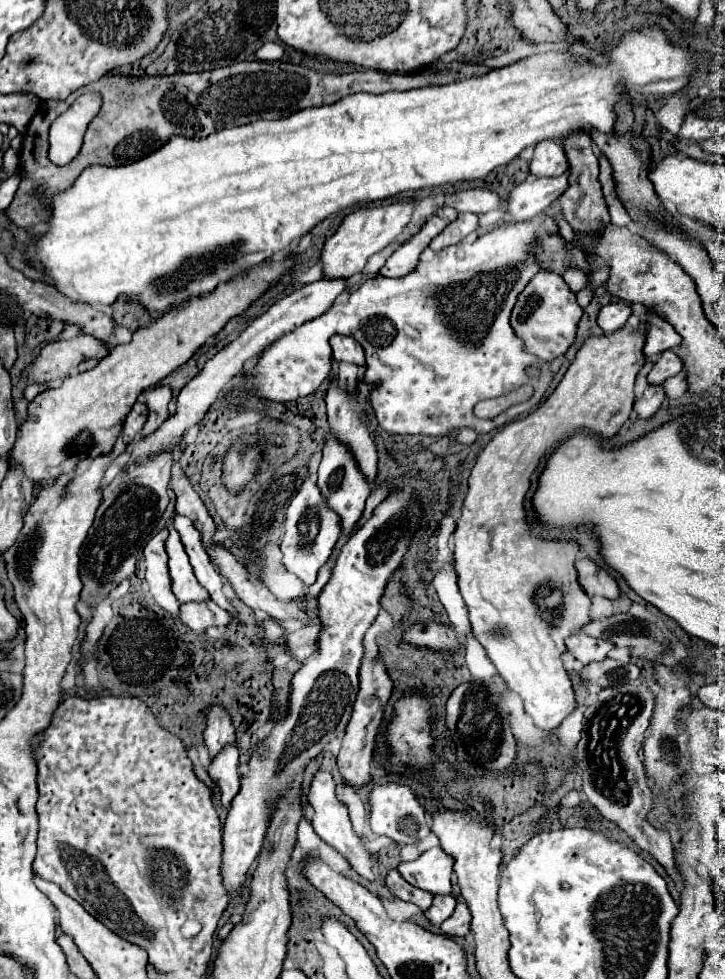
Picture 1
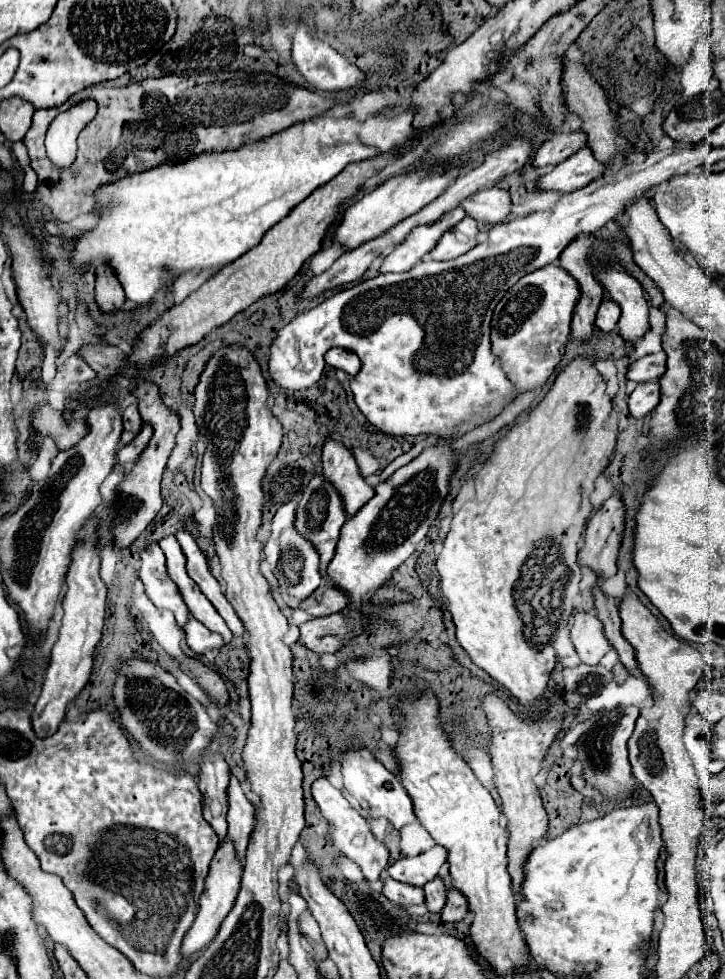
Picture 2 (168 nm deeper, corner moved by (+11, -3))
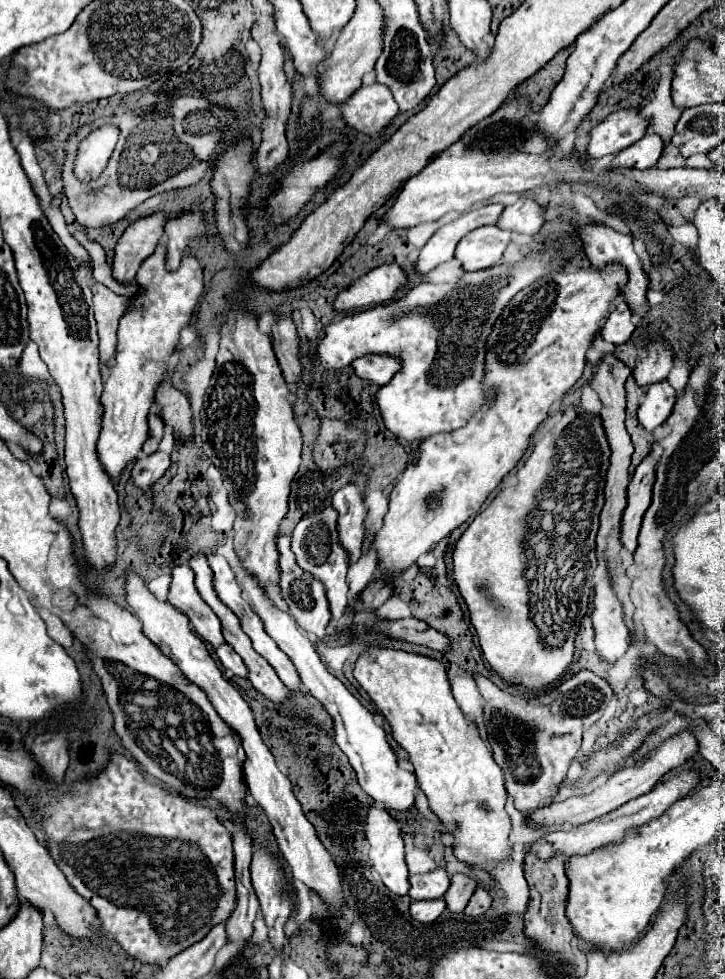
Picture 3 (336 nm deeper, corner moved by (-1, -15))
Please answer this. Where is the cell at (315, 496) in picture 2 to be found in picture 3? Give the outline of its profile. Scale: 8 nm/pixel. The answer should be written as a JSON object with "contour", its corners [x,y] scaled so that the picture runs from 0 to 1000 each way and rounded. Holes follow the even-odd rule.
{"contour":[[[446,521],[434,527],[418,529],[404,545],[401,545],[401,562],[407,566],[410,576],[421,582],[429,584],[429,588],[434,588],[446,599],[448,599],[448,609],[454,613],[454,623],[459,629],[459,635],[465,635],[473,629],[473,623],[479,619],[479,580],[481,580],[481,572],[479,572],[479,564],[470,560],[468,556],[468,545],[465,545],[465,523],[462,521]]]}

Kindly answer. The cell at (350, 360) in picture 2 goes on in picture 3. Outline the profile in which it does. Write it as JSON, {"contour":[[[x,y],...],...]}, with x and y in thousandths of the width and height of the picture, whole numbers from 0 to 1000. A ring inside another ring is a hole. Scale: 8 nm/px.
{"contour":[[[512,362],[512,364],[501,364],[492,366],[487,370],[487,376],[492,380],[495,386],[503,386],[514,392],[534,392],[545,380],[550,380],[553,376],[553,368],[548,364],[523,364],[523,362]]]}

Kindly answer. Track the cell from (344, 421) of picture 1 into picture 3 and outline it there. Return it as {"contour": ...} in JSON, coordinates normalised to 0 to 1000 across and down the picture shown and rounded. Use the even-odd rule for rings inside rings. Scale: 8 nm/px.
{"contour":[[[481,494],[459,507],[459,519],[468,523],[468,554],[473,556],[481,576],[490,576],[501,564],[498,556],[503,550],[503,517],[495,496]]]}

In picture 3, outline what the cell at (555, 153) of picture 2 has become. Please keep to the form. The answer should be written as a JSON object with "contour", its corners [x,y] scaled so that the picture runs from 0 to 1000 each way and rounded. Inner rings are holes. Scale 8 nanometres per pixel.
{"contour":[[[862,110],[862,112],[846,114],[815,133],[815,145],[810,149],[810,159],[812,161],[832,161],[837,157],[848,157],[848,155],[876,147],[881,141],[887,141],[887,137],[892,135],[892,129],[895,129],[895,121],[884,118],[881,110]]]}

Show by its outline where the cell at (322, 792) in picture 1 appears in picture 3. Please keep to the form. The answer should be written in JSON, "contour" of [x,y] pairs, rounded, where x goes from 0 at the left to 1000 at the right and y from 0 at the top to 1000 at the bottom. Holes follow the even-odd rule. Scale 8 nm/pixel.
{"contour":[[[514,821],[503,836],[503,854],[512,862],[509,878],[526,893],[528,903],[559,915],[564,909],[564,889],[556,872],[556,850],[550,840],[528,825]]]}

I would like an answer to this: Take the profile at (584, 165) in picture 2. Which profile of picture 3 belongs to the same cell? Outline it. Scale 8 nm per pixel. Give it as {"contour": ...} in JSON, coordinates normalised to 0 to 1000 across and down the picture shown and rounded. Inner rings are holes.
{"contour":[[[890,137],[881,145],[870,147],[868,151],[857,153],[848,163],[846,163],[846,172],[854,170],[865,170],[865,172],[901,172],[912,159],[914,153],[914,143],[906,137]]]}

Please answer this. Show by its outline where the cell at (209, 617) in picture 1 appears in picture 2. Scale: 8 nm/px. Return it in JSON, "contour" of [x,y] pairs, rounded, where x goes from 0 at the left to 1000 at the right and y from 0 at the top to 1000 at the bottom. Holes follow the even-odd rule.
{"contour":[[[263,631],[258,633],[258,637],[252,639],[255,648],[258,648],[258,660],[277,668],[280,664],[291,664],[291,662],[305,662],[308,660],[308,650],[302,650],[299,646],[286,644],[274,633]]]}

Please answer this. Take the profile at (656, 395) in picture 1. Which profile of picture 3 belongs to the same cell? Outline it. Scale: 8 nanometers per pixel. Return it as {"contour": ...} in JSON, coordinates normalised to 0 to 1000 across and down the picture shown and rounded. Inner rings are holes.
{"contour":[[[920,388],[895,394],[890,411],[881,415],[881,431],[890,439],[901,439],[912,435],[928,421],[928,415],[934,411],[934,400],[926,396]]]}

